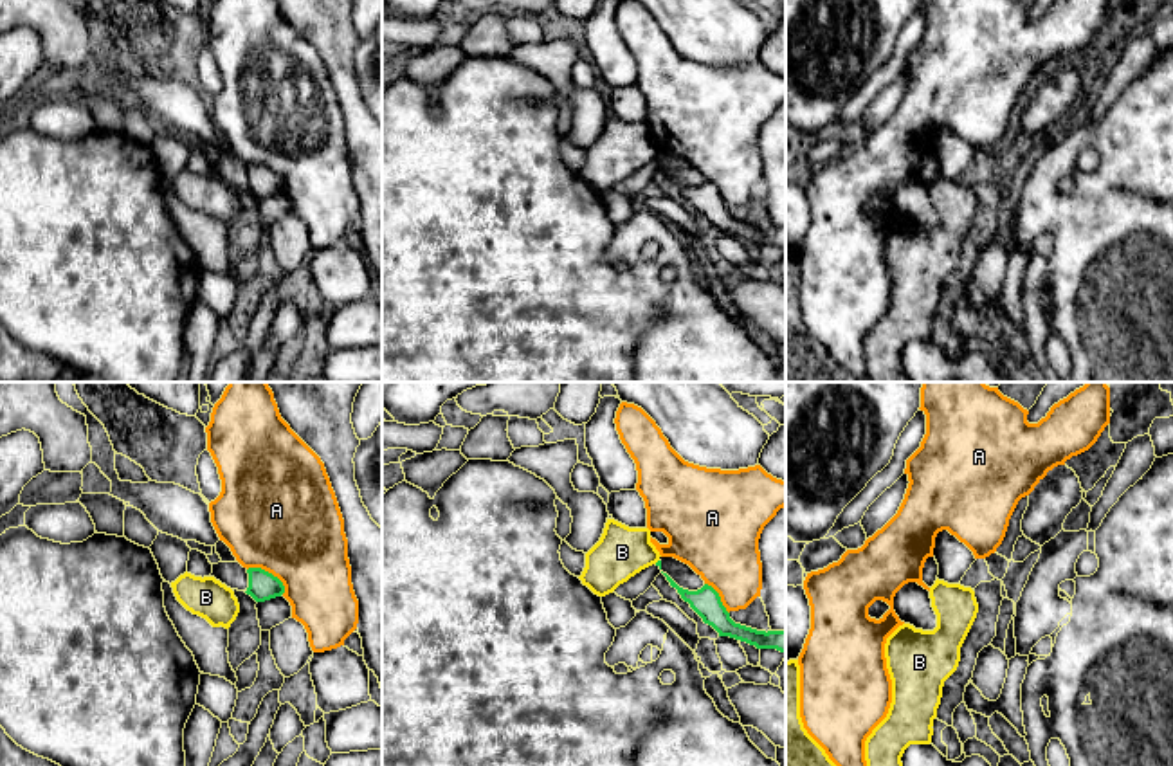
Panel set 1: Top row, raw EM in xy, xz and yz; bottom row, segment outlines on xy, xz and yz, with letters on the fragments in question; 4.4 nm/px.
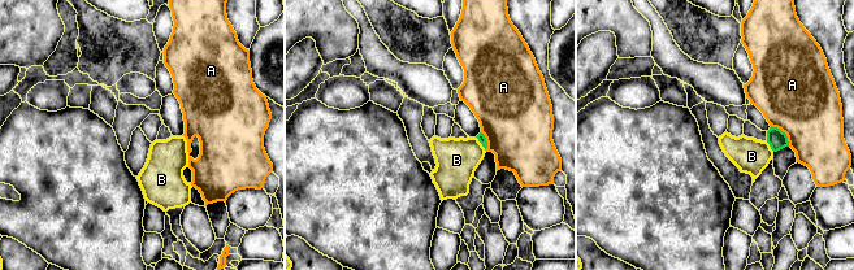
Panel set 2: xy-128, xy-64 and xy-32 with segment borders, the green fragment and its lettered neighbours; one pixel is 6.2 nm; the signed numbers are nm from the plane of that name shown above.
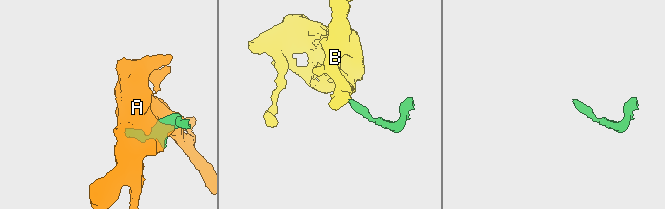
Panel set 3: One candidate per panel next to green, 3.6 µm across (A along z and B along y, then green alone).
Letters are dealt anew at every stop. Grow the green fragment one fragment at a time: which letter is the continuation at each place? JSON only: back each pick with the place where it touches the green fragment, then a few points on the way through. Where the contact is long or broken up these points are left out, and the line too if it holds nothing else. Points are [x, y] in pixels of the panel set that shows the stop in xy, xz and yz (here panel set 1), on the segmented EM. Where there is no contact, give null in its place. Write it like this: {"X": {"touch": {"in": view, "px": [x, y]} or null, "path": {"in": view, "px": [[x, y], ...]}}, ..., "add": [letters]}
{"add": []}

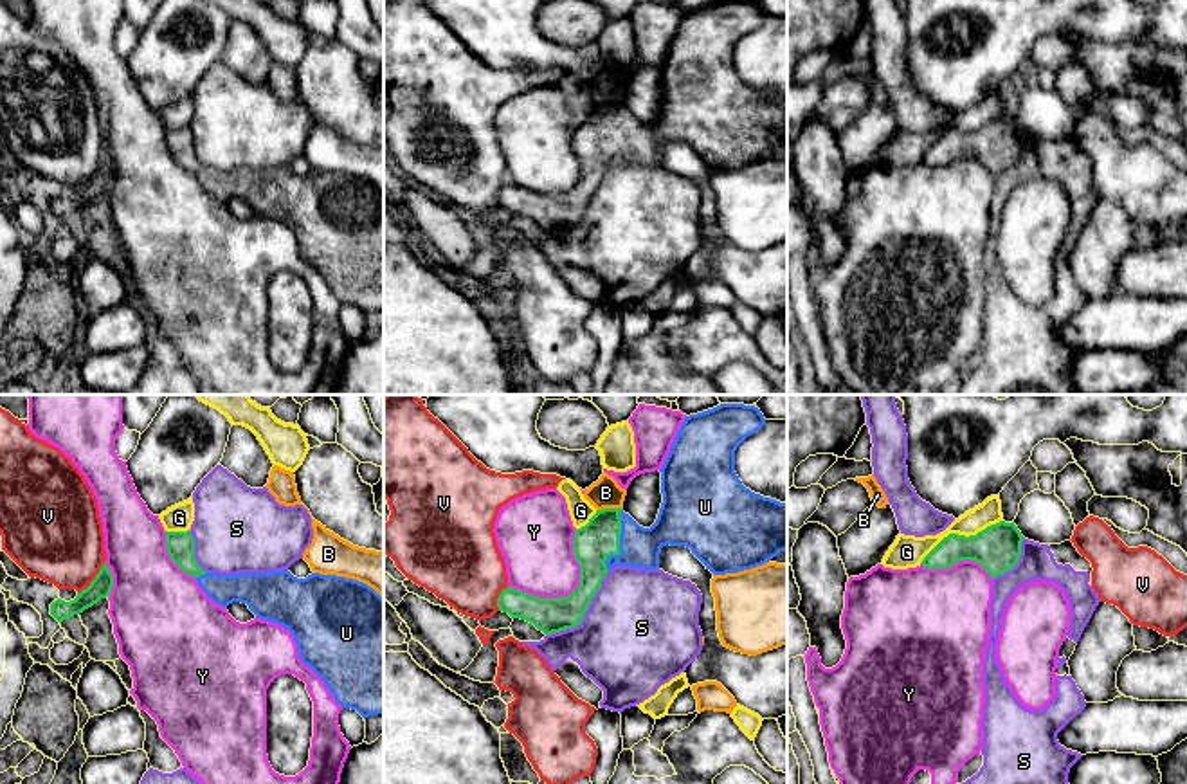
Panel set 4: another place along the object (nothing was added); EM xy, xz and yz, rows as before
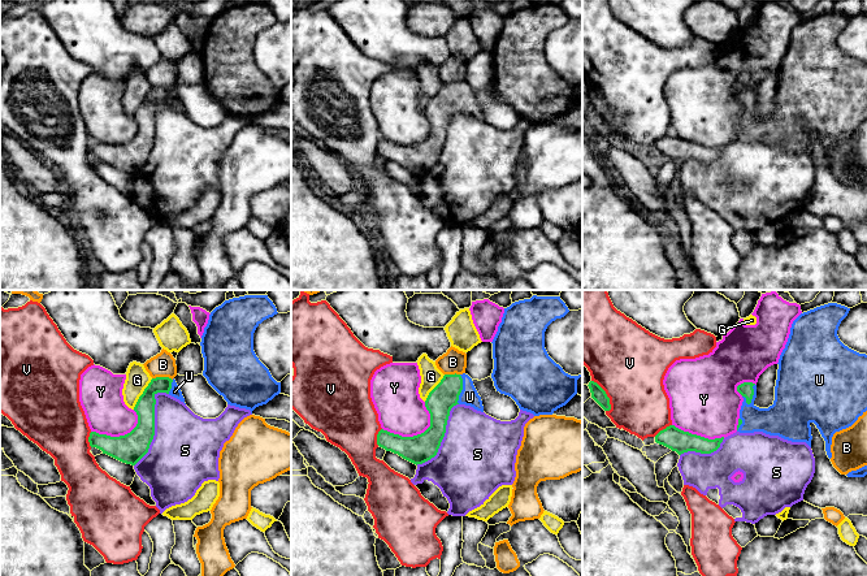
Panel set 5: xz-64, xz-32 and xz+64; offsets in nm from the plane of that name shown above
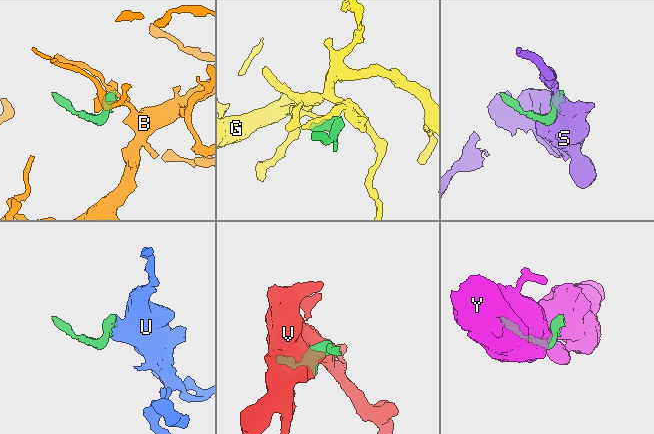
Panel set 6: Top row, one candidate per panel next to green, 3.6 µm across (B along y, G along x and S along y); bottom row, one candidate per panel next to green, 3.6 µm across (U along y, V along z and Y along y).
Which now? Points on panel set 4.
{"U": {"touch": {"in": "xz", "px": [618, 543]}, "path": {"in": "xz", "px": [[598, 539], [618, 543], [640, 546]]}}, "add": ["U"]}

